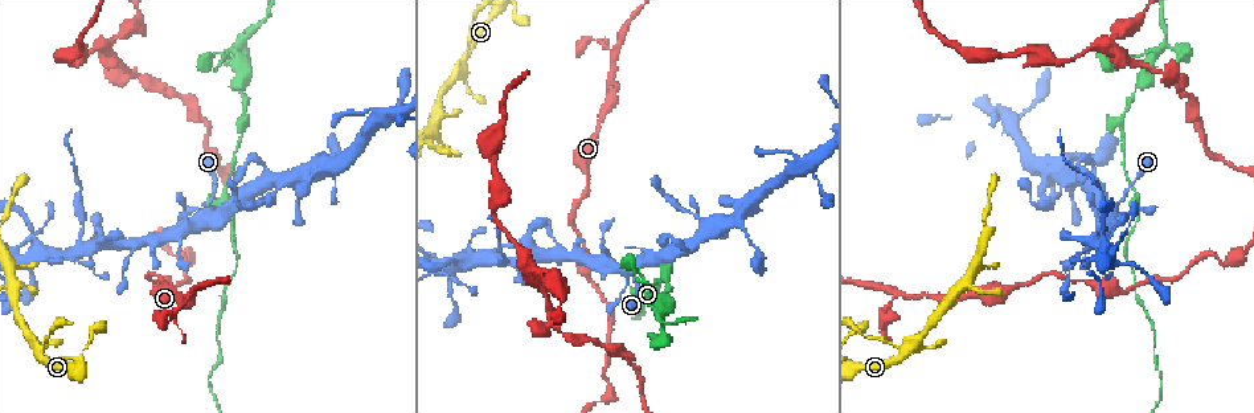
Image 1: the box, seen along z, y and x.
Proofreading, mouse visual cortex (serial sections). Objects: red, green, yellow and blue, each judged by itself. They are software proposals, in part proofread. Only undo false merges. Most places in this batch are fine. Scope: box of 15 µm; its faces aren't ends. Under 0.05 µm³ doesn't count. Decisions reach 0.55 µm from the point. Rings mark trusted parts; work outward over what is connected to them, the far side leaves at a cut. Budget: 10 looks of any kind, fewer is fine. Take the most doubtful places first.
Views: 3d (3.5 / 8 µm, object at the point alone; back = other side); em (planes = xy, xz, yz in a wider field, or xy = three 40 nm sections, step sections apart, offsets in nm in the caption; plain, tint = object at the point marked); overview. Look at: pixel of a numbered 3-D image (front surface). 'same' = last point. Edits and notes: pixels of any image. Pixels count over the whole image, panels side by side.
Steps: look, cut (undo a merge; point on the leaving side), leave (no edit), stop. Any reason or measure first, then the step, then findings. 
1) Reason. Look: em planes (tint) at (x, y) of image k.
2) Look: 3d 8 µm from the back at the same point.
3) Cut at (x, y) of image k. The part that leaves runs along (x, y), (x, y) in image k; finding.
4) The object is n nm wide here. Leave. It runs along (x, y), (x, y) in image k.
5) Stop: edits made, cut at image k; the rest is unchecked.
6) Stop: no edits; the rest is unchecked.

A narrow waist. Look: 3d 3.5 µm at (84, 225) of image 1.

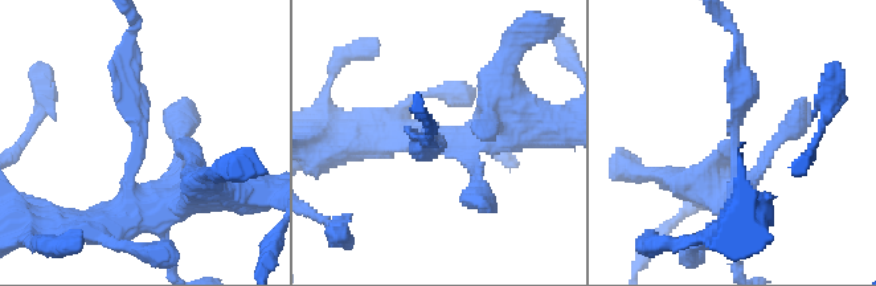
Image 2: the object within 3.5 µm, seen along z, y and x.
The arms are 200, 300 nm wide. Leave. It runs along (148, 211), (129, 191), (140, 146), (129, 52) in image 2; one cell here.

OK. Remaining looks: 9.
Small branch off a trunk. Look: 3d 3.5 µm at (40, 352) of image 1.

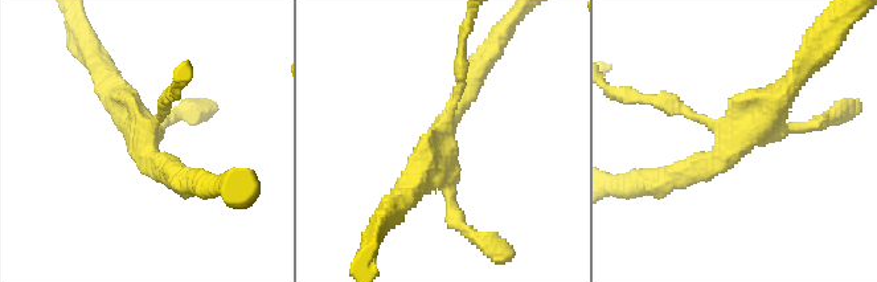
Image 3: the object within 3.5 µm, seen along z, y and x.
Need the tissue. Look: em xy step 2 (tint) at (143, 143) of image 3.

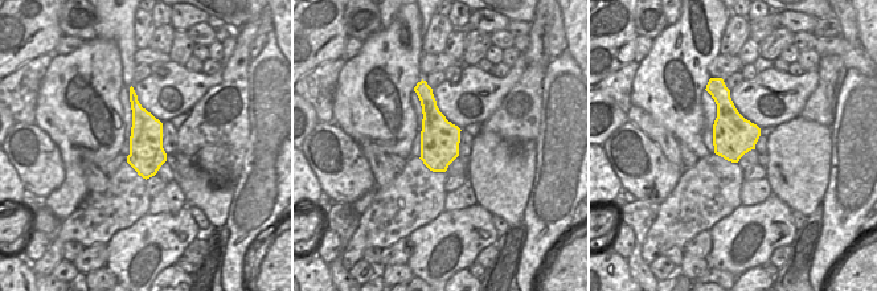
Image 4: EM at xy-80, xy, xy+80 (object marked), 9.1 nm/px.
Leave. It runs along (668, 179), (722, 155), (790, 85) in image 3; all the same cell.

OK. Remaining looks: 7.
Narrows sharply. Look: 3d 3.5 µm at (245, 35) of image 1.

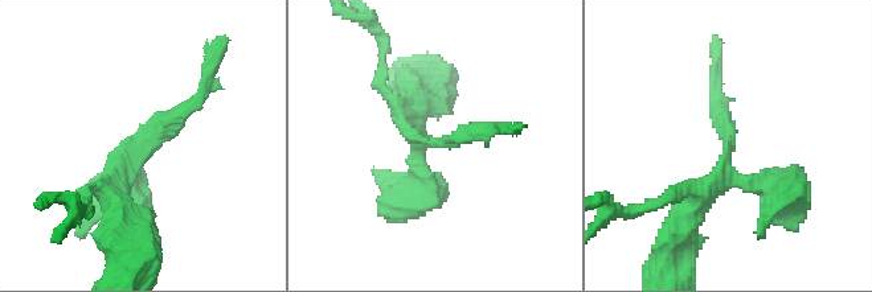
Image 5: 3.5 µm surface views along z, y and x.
Look: em xy step 1 (tint) at (137, 145) of image 5.

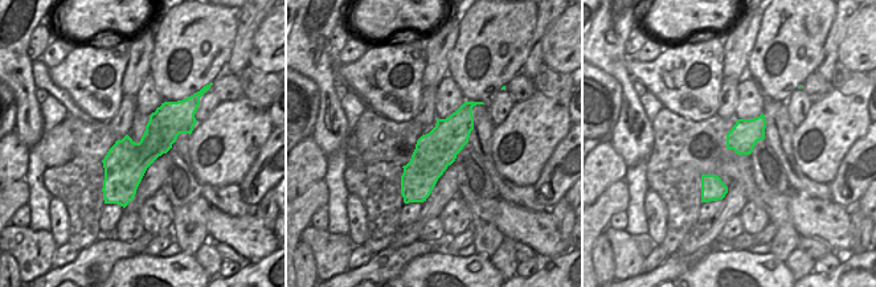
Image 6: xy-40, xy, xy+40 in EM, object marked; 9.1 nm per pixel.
The arms are 200, 250, 250 nm wide. Leave. It runs along (175, 105), (117, 200) in image 6; all the same cell.

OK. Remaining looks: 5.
Look: 3d 3.5 µm at (584, 41) of image 1.

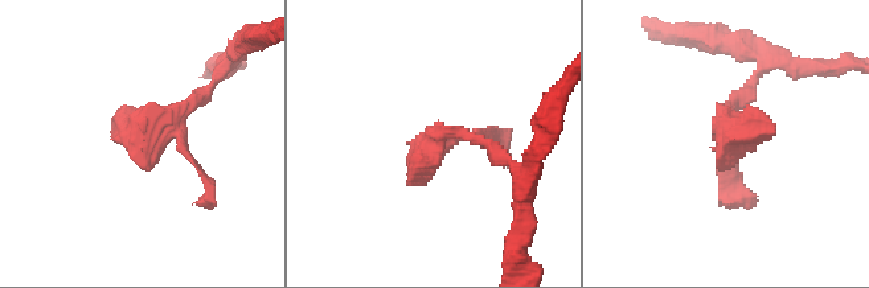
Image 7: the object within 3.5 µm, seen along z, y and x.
Look: em xy step 3 (tint) at (723, 120) of image 7.

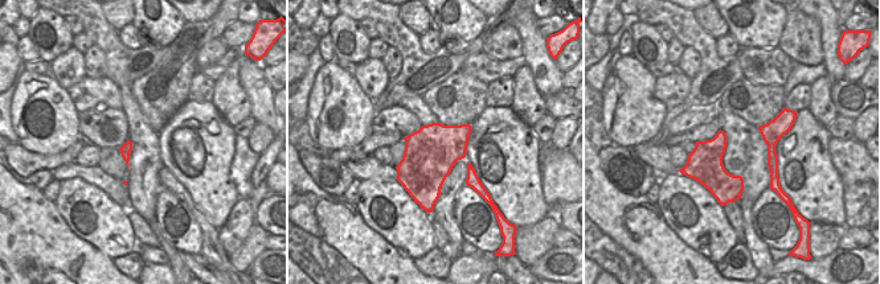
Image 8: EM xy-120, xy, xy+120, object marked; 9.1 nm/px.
Leave. It runs along (214, 81), (181, 114), (113, 122) in image 7; continuous, no second cell.

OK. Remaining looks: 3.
Stop: no edits; the rest is unchecked.

